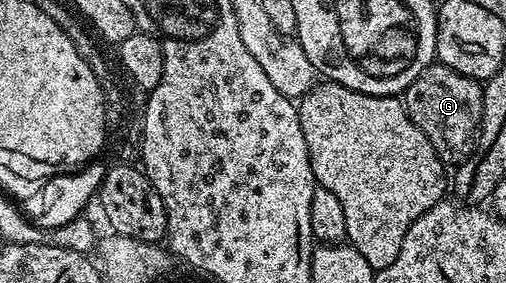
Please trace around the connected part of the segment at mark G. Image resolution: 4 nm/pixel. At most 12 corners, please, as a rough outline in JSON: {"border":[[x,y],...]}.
{"border":[[441,64],[404,91],[442,163],[475,149],[484,86]]}

